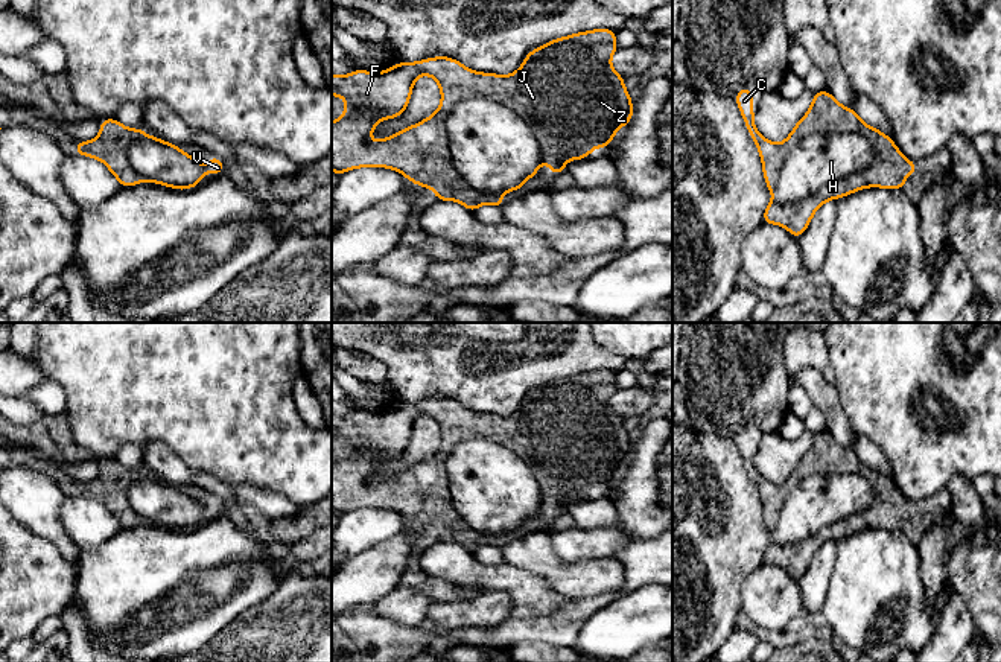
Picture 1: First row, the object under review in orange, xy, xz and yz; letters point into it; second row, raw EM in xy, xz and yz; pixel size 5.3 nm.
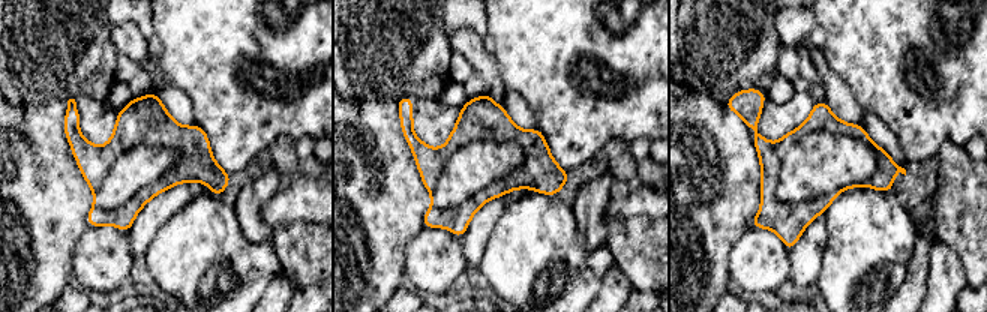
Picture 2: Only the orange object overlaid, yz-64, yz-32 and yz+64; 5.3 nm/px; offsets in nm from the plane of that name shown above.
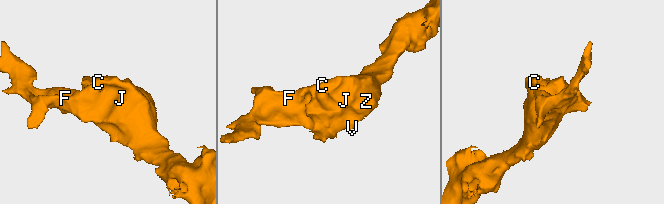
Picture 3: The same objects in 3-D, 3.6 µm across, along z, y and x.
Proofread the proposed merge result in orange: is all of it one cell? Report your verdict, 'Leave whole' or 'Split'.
Split

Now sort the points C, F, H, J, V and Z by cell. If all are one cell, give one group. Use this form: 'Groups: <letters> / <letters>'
Groups: C F J V Z / H

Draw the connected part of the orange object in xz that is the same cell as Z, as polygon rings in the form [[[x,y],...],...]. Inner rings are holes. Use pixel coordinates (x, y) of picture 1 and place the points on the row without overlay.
[[[593,370],[555,379],[543,388],[532,390],[525,397],[520,409],[508,417],[473,412],[459,402],[447,397],[426,399],[418,403],[399,403],[380,414],[353,411],[347,417],[332,415],[332,437],[342,437],[347,443],[342,458],[332,463],[332,511],[341,517],[344,513],[358,508],[388,508],[399,511],[417,527],[432,528],[438,542],[452,540],[470,552],[475,552],[484,545],[493,545],[502,549],[505,542],[497,534],[484,534],[473,530],[455,510],[446,467],[447,455],[458,443],[473,438],[491,440],[508,447],[529,466],[542,489],[546,505],[552,510],[552,516],[557,517],[566,513],[564,504],[567,501],[589,499],[593,489],[607,489],[616,476],[616,472],[628,466],[633,458],[634,449],[624,426],[624,419],[610,406],[610,400],[616,391],[616,373],[613,370]],[[420,415],[429,415],[438,423],[441,429],[440,449],[431,458],[388,479],[370,482],[368,476],[374,472],[379,461],[402,457],[411,441],[414,423]]]

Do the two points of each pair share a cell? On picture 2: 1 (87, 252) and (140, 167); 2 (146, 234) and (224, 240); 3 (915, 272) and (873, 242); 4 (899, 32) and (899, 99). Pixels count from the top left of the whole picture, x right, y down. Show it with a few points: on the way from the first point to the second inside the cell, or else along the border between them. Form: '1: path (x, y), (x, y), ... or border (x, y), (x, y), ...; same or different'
1: border (89, 227), (75, 243), (72, 258); different
2: border (179, 209), (158, 230), (143, 257); different
3: border (915, 233), (906, 279), (893, 296); different
4: path (899, 48), (896, 71), (899, 83); same

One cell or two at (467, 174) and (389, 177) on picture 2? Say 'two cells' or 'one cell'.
one cell

